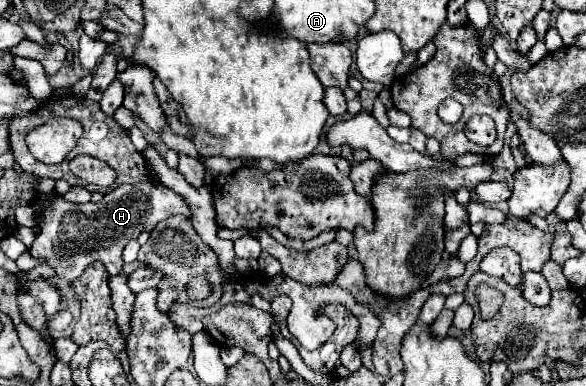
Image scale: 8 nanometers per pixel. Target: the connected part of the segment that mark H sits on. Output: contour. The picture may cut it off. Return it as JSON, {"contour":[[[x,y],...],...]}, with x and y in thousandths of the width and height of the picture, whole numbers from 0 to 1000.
{"contour":[[[265,464],[234,479],[203,479],[176,505],[169,526],[118,526],[104,505],[84,521],[84,536],[67,557],[67,604],[49,645],[56,666],[80,671],[97,712],[111,728],[128,728],[152,681],[172,676],[186,712],[203,712],[210,692],[206,650],[217,624],[234,619],[244,598],[261,588],[292,557],[326,557],[319,526],[295,495],[282,490]]]}

